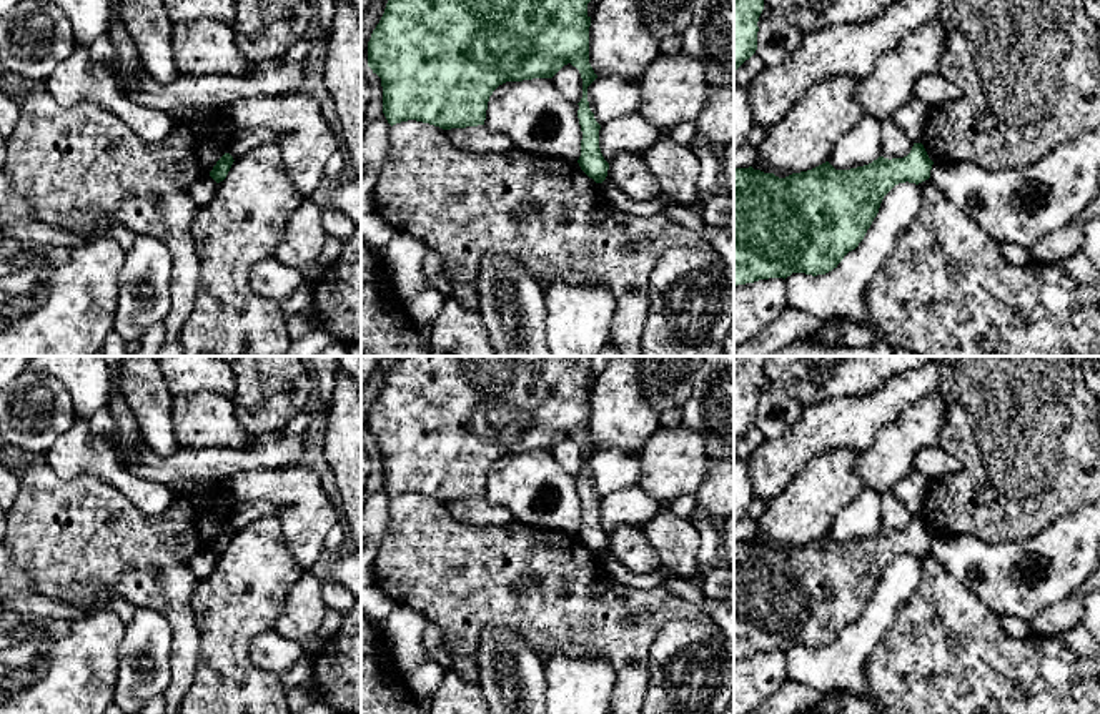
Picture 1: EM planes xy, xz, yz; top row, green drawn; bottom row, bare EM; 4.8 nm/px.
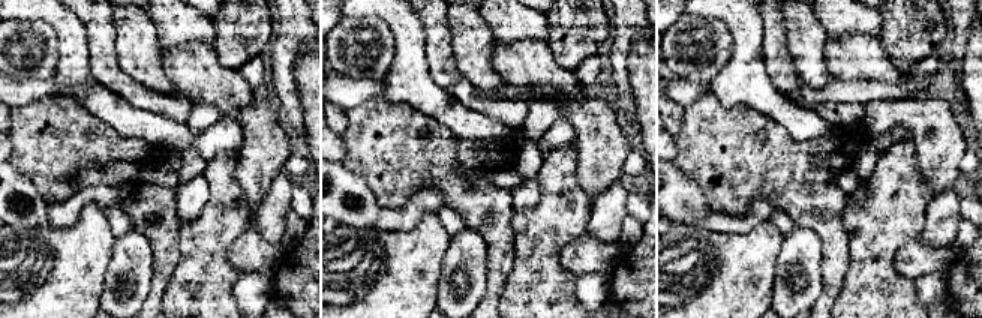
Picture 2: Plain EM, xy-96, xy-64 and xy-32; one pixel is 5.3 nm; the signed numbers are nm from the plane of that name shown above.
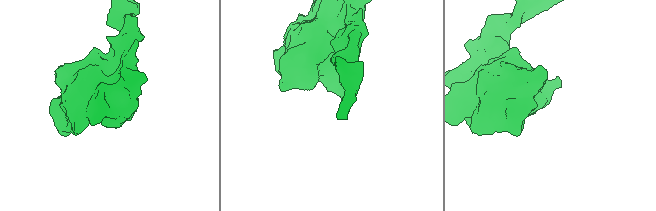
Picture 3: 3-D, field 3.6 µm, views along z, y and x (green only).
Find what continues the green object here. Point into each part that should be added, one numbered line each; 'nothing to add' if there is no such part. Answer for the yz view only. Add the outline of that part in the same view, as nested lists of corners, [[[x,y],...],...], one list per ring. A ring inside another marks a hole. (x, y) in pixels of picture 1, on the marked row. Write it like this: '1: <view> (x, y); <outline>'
nothing to add

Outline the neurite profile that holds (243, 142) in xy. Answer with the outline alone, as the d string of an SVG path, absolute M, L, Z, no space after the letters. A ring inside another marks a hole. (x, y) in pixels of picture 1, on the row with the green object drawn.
M258 126L253 130L245 130L240 131L233 136L230 146L228 146L228 153L233 158L241 158L245 153L248 153L250 150L265 145L265 143L276 143L280 138L280 135L266 126Z

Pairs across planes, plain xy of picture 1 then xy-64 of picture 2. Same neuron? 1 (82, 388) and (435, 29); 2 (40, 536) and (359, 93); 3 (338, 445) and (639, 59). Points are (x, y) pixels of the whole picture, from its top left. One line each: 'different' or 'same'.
1: different
2: different
3: same

